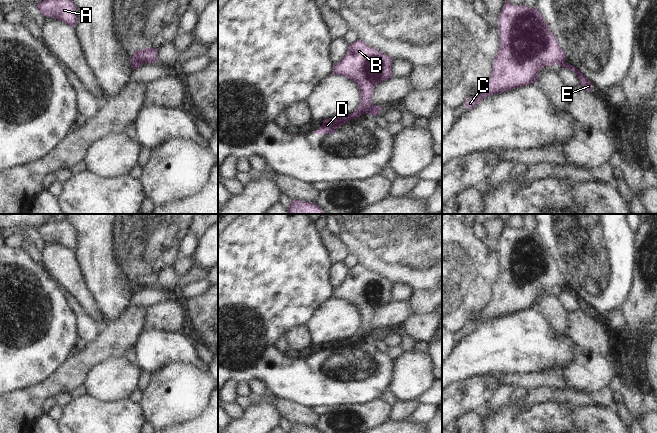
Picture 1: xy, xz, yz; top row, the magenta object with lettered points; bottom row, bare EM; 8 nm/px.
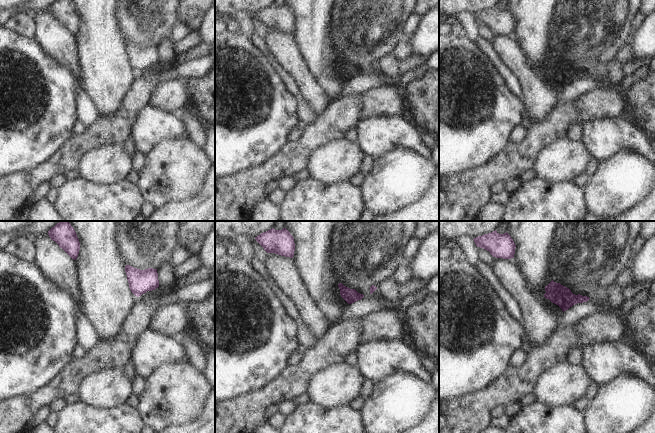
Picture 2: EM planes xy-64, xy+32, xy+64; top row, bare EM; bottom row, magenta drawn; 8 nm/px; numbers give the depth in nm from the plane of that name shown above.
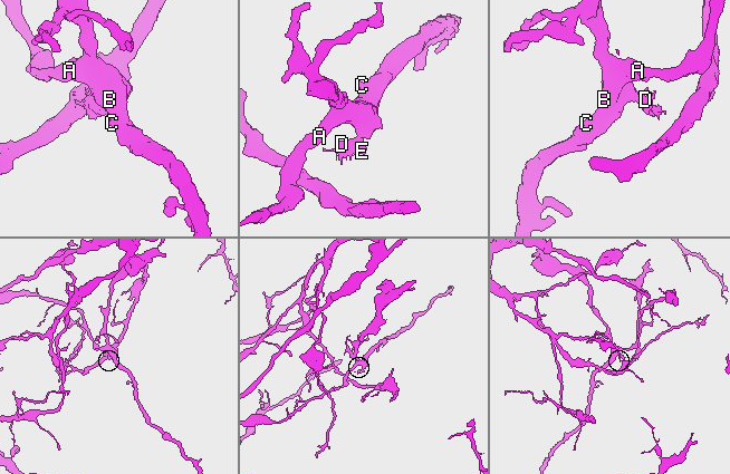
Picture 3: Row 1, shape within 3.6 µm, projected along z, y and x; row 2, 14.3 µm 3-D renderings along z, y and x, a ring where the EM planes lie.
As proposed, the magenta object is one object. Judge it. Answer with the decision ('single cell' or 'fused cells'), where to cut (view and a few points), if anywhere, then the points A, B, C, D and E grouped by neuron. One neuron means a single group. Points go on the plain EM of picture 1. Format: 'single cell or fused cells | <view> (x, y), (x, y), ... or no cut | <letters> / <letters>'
fused cells | xy (132, 280), (143, 287) | A B C / D E

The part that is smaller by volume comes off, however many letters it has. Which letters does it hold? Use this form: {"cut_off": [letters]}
{"cut_off": ["D", "E"]}

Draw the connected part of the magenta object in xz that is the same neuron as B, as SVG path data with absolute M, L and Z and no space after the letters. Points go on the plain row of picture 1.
M357 264L349 269L341 285L334 288L332 298L344 300L357 308L359 334L373 340L380 338L383 331L374 329L371 320L379 307L392 302L390 280Z

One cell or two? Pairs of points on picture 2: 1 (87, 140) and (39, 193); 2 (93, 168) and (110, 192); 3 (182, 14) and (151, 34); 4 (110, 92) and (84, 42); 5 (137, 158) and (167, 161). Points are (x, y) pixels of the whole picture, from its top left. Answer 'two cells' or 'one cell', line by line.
1: two cells
2: two cells
3: two cells
4: one cell
5: two cells

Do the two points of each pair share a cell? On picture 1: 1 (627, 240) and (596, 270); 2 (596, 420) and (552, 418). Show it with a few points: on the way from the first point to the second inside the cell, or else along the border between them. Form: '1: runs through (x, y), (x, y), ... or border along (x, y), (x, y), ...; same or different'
1: runs through (619, 247), (604, 262); same
2: border along (570, 405), (571, 417), (574, 422); different

